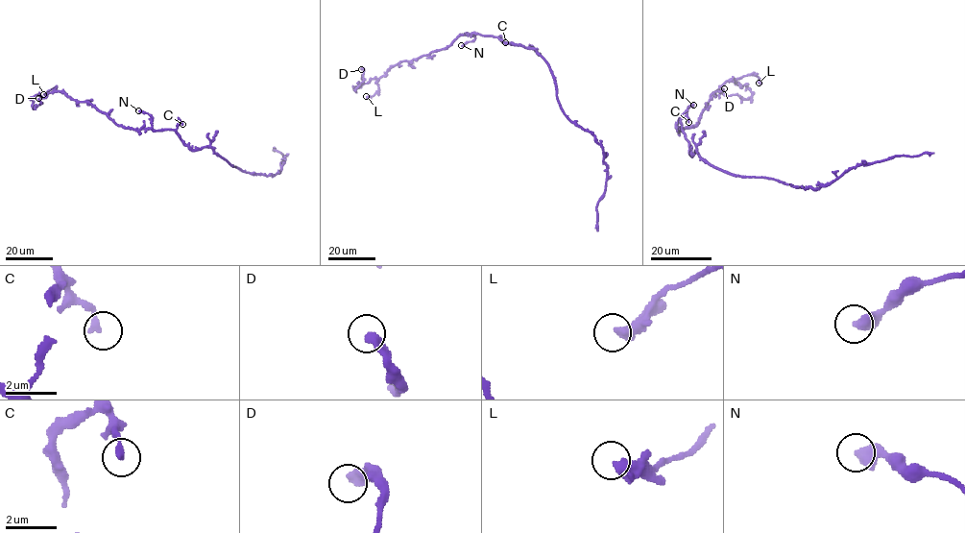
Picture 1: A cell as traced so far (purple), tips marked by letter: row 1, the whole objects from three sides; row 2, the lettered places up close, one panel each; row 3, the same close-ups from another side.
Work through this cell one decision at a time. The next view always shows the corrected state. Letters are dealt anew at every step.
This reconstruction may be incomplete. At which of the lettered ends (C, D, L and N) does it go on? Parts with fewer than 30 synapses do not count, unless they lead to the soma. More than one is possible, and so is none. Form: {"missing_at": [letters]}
{"missing_at": []}

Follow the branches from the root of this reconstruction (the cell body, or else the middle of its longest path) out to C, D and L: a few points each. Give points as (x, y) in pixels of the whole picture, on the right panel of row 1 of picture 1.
C: (692, 155), (682, 130), (681, 120), (687, 117), (688, 122)
D: (692, 155), (677, 129), (692, 128), (727, 81), (747, 84), (751, 95), (726, 95), (724, 88)
L: (692, 155), (686, 134), (677, 129), (692, 128), (711, 95), (727, 81), (754, 75), (759, 78), (759, 83)

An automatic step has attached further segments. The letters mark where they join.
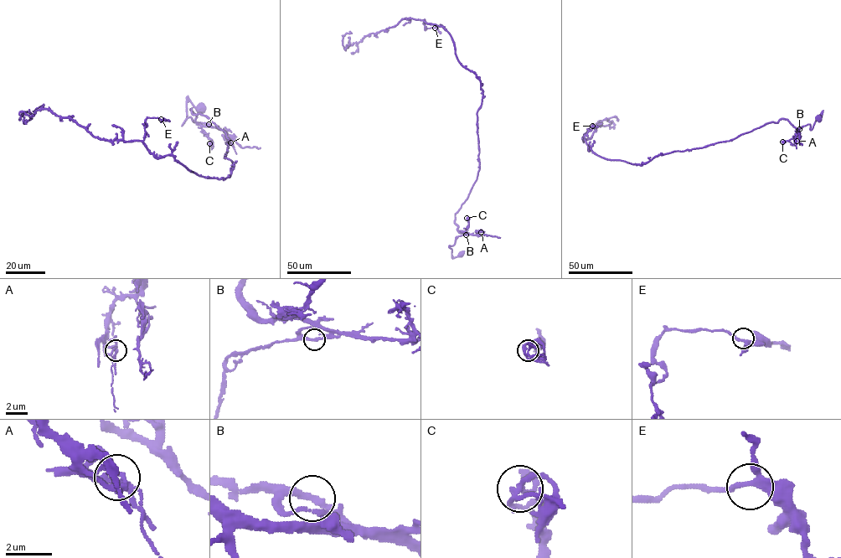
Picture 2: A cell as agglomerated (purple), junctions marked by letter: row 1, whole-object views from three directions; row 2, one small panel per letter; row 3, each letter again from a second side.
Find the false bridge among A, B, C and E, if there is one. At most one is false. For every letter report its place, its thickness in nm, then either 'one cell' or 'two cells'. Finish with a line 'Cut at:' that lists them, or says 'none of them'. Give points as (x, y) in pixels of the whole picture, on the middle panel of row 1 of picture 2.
A: place (481, 232); calibre 200 nm; one cell
B: place (466, 235); calibre 200 nm; one cell
C: place (466, 218); calibre 200 nm; one cell
E: place (435, 28); calibre 260 nm; one cell
Cut at: none of them

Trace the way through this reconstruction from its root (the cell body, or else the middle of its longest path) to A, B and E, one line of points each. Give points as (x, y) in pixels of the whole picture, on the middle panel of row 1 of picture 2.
A: (461, 254), (453, 258), (449, 245), (453, 245), (458, 236), (481, 232)
B: (461, 254), (453, 258), (449, 245), (453, 245), (458, 236), (466, 235)
E: (461, 254), (449, 245), (466, 233), (455, 214), (479, 169), (482, 90), (451, 35), (423, 20), (435, 28)

